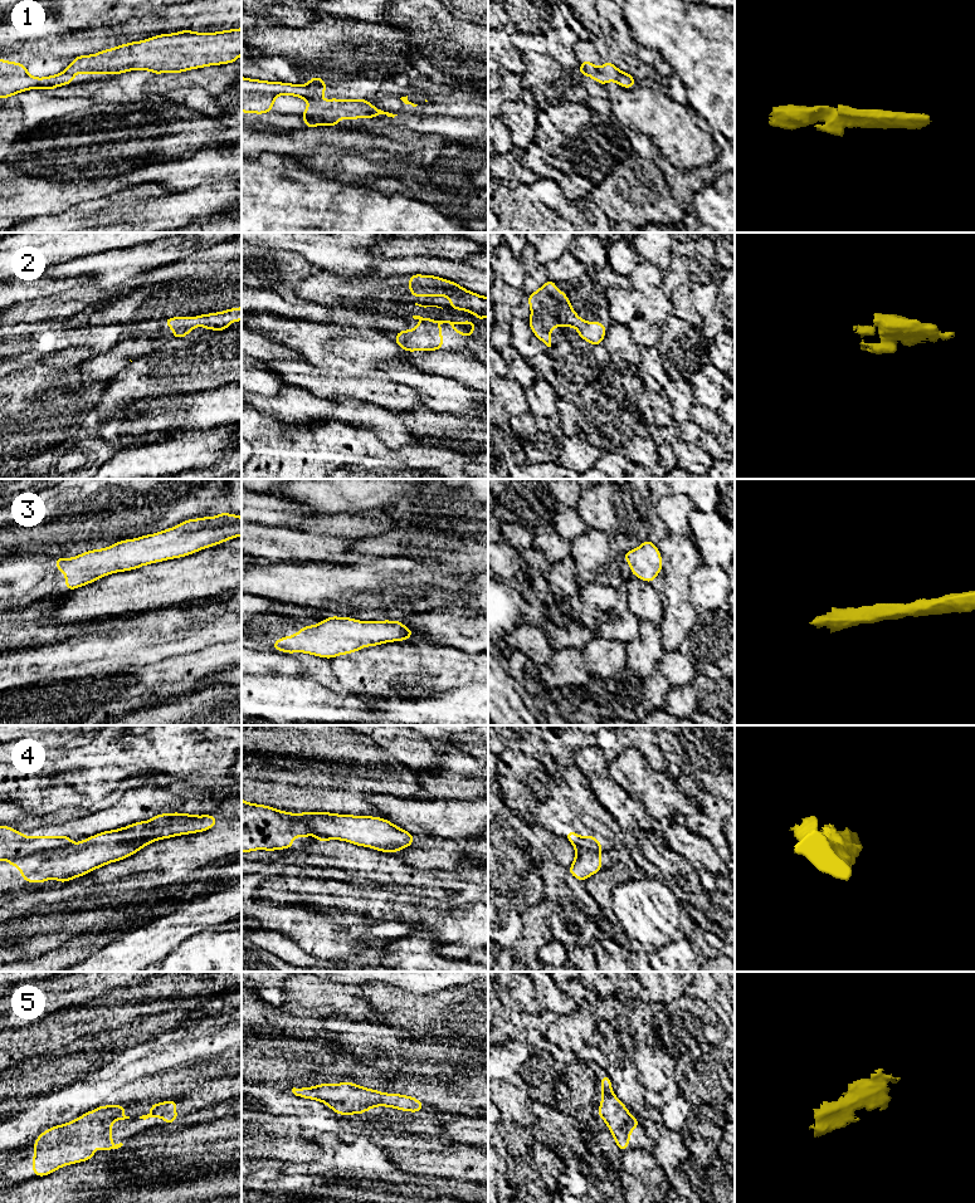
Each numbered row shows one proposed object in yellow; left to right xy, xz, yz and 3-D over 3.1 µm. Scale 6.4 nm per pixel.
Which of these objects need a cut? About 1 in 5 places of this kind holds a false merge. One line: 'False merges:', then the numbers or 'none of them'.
False merges: 4

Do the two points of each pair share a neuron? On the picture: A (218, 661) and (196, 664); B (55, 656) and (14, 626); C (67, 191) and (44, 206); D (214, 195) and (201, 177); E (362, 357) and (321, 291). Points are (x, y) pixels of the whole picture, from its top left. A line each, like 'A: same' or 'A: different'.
A: same
B: different
C: same
D: different
E: different

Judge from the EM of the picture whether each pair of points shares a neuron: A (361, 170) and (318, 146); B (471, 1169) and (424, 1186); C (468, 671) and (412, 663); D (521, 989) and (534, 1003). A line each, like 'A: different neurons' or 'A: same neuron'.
A: different neurons
B: different neurons
C: same neuron
D: same neuron

